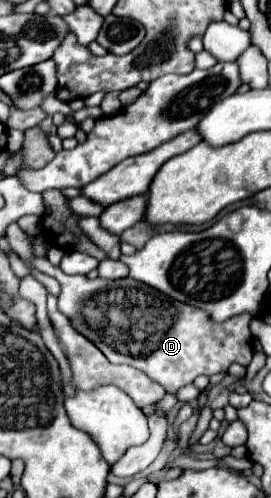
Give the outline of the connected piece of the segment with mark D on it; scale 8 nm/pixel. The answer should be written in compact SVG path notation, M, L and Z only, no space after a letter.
M35 258L33 264L61 284L61 294L57 298L59 310L71 320L79 334L89 338L109 362L129 364L145 372L149 378L165 386L167 392L177 392L201 374L213 376L227 372L233 362L243 366L249 366L251 362L251 314L233 316L227 322L217 324L209 322L203 310L159 294L129 276L121 278L121 282L101 276L69 276L47 258Z

